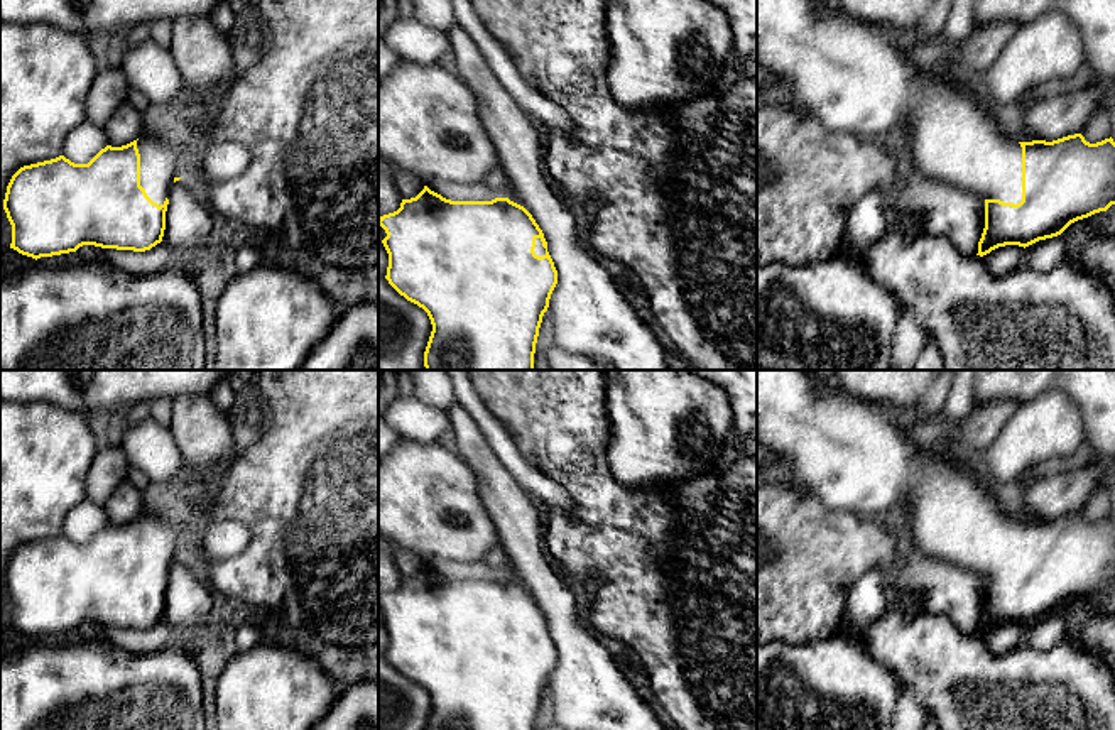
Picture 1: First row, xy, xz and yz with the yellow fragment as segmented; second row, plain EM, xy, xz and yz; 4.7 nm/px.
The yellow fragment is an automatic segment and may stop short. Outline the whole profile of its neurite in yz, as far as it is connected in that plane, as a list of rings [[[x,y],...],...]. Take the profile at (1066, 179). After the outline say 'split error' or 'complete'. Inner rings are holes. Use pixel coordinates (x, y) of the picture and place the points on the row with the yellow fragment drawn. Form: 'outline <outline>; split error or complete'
outline [[[757,0],[757,61],[792,91],[792,105],[814,115],[828,130],[858,139],[884,139],[906,125],[916,171],[931,181],[966,189],[985,199],[985,228],[978,242],[980,257],[1005,245],[1029,247],[1061,235],[1071,223],[1107,211],[1115,204],[1115,142],[1096,144],[1081,133],[1052,142],[1015,142],[1002,133],[971,79],[938,79],[919,71],[889,29],[863,24],[841,10],[824,15],[813,0]]]; split error

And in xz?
outline [[[427,186],[400,208],[378,218],[387,237],[385,279],[407,301],[422,308],[432,324],[424,351],[426,370],[534,370],[534,353],[542,316],[558,284],[547,242],[532,215],[514,198],[451,201]]]; split error

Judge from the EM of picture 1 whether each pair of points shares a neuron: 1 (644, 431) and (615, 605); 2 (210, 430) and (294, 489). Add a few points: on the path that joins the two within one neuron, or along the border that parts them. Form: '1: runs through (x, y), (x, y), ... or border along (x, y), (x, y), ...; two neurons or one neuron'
1: border along (607, 460), (612, 473), (627, 485), (674, 485); two neurons
2: border along (232, 453), (220, 467); two neurons

